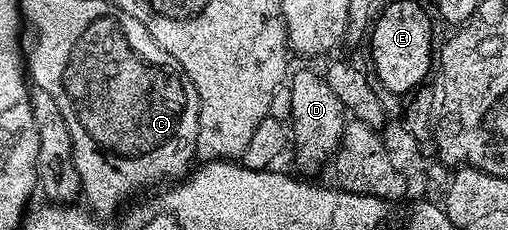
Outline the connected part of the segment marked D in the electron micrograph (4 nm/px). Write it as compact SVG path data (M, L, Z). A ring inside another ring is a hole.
M302 70L290 82L290 120L292 129L292 150L294 146L294 162L303 170L306 176L314 176L318 169L329 163L326 154L338 141L338 132L341 129L341 121L348 118L347 111L343 110L336 92L326 83L321 73L313 74L310 70Z

